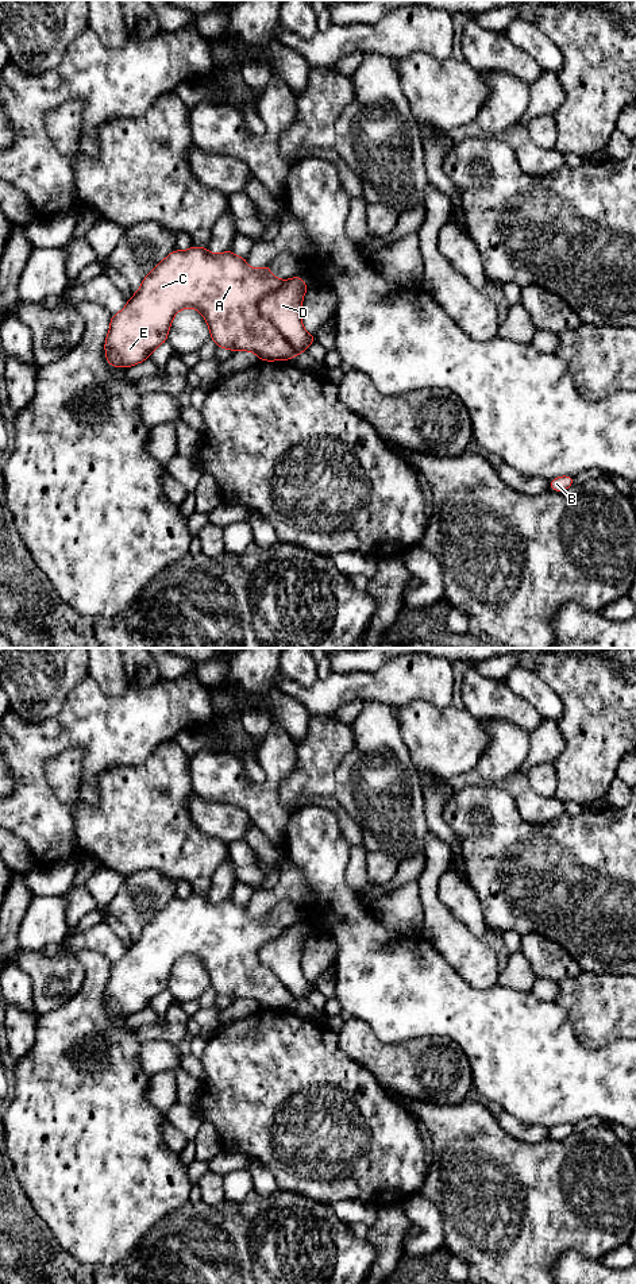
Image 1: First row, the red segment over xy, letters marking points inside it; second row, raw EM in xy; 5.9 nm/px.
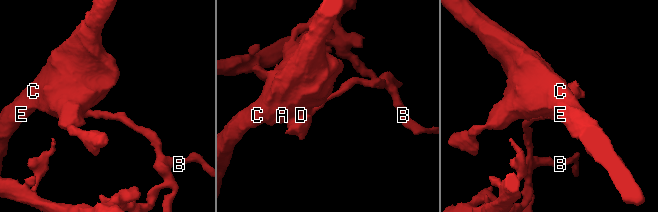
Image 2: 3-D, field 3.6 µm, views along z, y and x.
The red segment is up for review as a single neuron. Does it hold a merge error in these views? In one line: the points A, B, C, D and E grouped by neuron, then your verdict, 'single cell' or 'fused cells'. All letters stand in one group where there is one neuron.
A C E / B D; fused cells

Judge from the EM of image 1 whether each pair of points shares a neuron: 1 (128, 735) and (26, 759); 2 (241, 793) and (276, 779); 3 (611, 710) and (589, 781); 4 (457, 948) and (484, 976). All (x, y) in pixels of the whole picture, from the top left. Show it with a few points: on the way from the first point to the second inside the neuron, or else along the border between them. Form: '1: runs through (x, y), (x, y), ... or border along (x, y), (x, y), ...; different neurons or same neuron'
1: runs through (103, 735), (62, 735), (58, 739), (51, 739); same neuron
2: runs through (249, 793), (262, 793), (268, 787); same neuron
3: runs through (600, 728), (589, 763); same neuron
4: runs through (463, 955), (478, 970); same neuron

